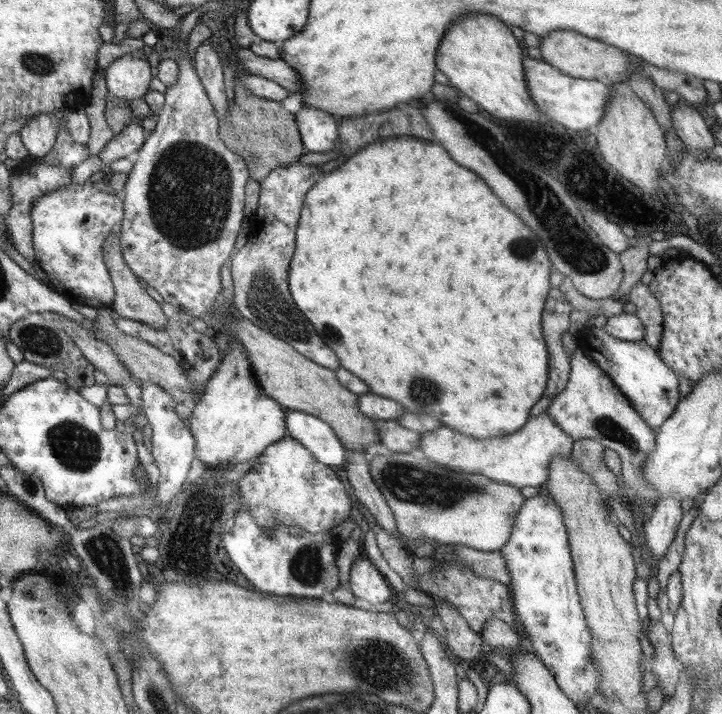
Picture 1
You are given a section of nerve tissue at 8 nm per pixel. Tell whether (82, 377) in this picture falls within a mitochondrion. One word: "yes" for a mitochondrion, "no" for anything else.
no

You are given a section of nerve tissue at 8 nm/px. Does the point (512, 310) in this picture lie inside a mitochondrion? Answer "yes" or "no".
no

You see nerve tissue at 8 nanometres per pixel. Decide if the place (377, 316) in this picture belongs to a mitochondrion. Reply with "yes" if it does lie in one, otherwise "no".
no

